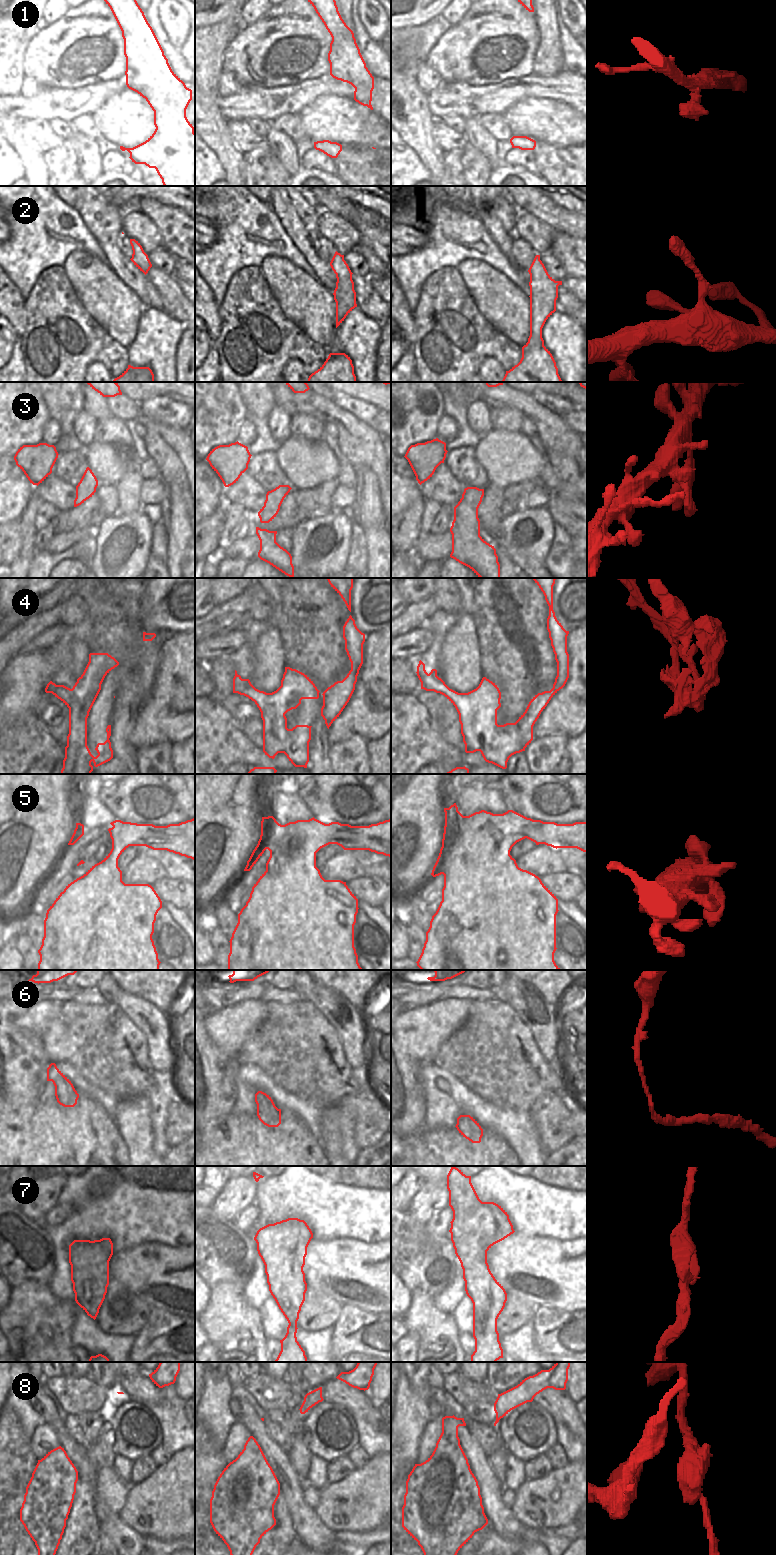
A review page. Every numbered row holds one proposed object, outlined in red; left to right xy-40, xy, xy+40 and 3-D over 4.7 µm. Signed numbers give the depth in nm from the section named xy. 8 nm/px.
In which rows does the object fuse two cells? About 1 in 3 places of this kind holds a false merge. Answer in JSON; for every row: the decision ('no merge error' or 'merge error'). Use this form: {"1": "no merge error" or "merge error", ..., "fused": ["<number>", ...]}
{"1": "no merge error", "2": "no merge error", "3": "no merge error", "4": "no merge error", "5": "no merge error", "6": "no merge error", "7": "no merge error", "8": "merge error", "fused": ["8"]}

